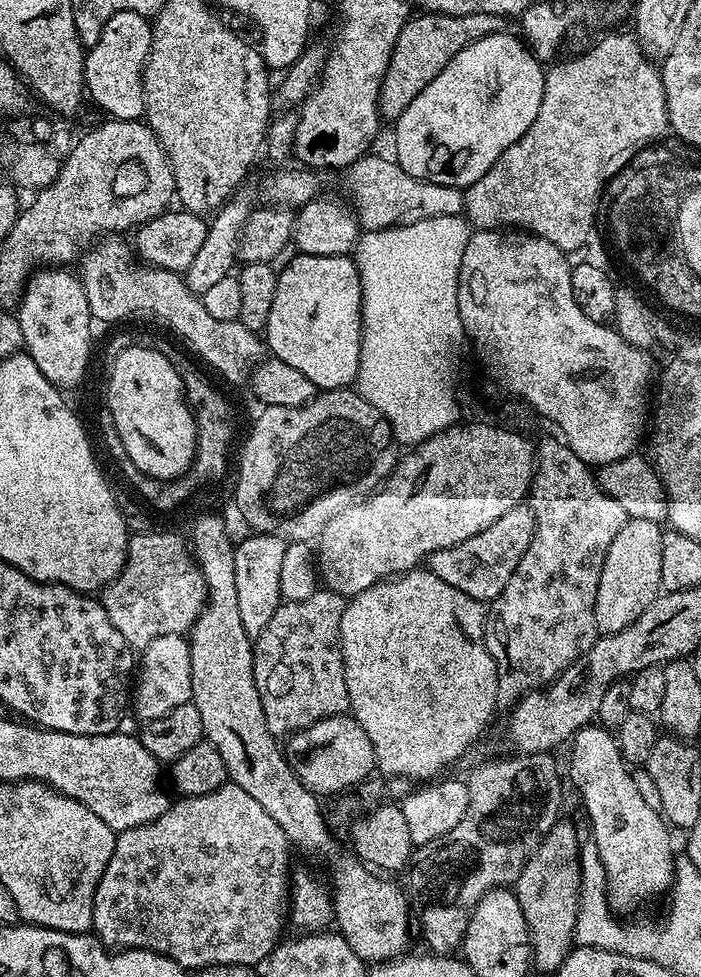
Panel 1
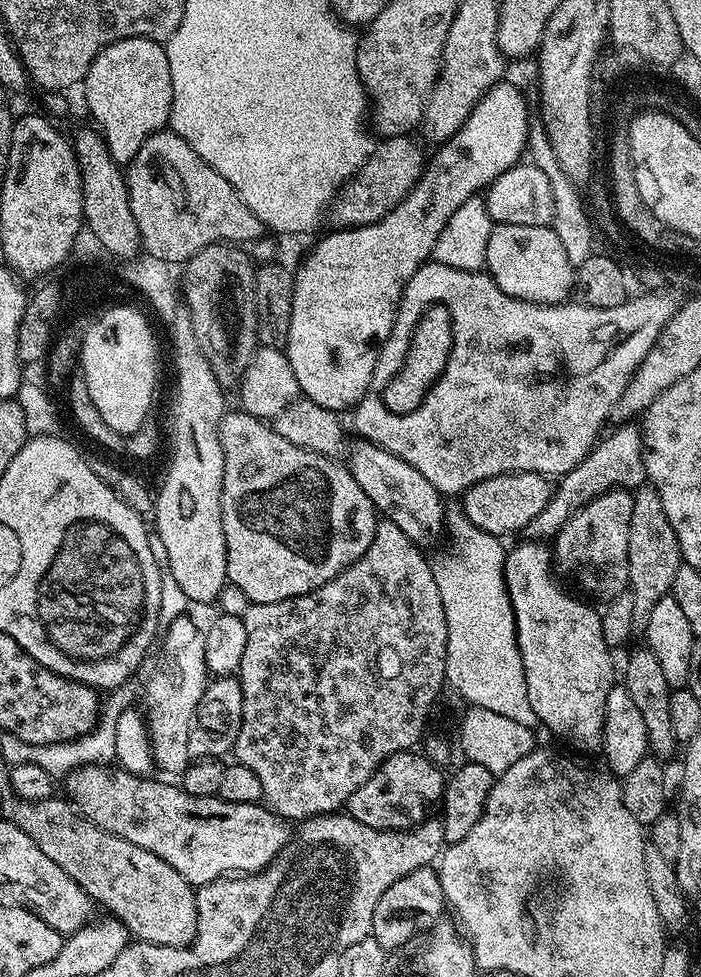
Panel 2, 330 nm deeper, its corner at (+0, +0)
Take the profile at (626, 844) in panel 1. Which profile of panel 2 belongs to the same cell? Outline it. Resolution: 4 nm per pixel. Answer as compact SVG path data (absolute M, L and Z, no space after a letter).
M531 538L525 539L525 544L516 544L513 548L507 549L504 558L504 577L506 578L506 586L510 594L510 602L514 606L514 618L516 619L516 641L518 642L518 650L522 654L522 666L526 674L526 694L530 694L530 706L534 706L534 714L537 721L541 725L545 724L550 731L556 736L561 736L568 744L573 744L576 748L581 748L584 752L592 752L601 747L604 739L604 715L606 714L606 698L610 694L610 690L614 686L612 680L612 656L613 653L608 647L608 643L602 638L602 622L600 621L601 613L595 612L591 608L591 603L585 602L583 599L575 600L558 581L552 577L554 573L554 552L547 543Z

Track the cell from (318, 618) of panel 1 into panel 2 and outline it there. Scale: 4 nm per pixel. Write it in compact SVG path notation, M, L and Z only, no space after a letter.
M381 519L376 525L374 542L348 568L343 568L333 580L318 586L310 594L290 598L273 604L253 604L244 597L242 590L226 586L220 591L218 608L226 615L243 617L246 628L246 650L238 669L238 679L242 686L242 726L238 730L235 759L242 766L254 770L258 783L262 786L262 803L275 816L285 822L303 822L311 816L336 814L347 805L350 794L362 786L378 770L386 758L399 752L415 749L425 739L424 727L432 712L432 703L446 688L446 610L442 610L442 598L438 595L438 582L434 582L432 564L423 556L421 545L416 544L394 522Z

